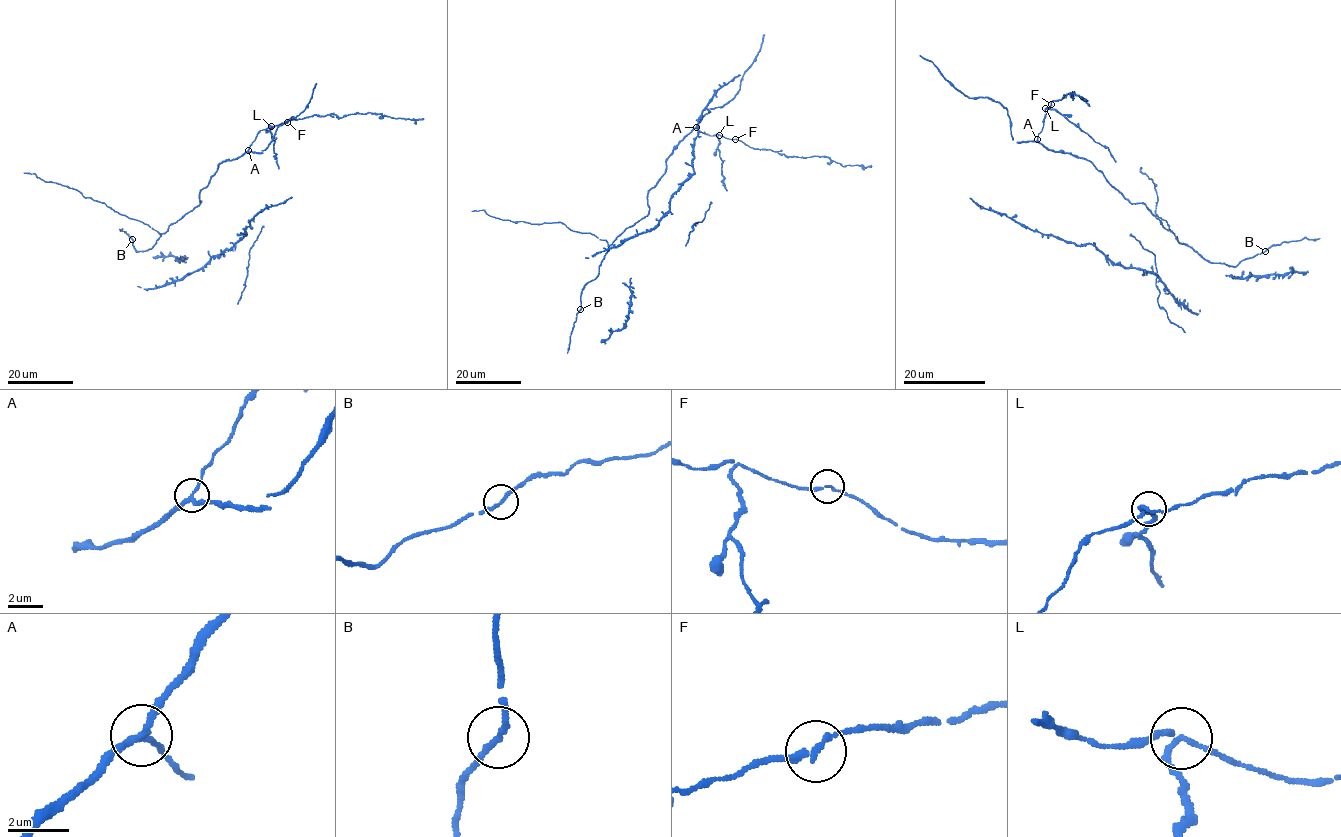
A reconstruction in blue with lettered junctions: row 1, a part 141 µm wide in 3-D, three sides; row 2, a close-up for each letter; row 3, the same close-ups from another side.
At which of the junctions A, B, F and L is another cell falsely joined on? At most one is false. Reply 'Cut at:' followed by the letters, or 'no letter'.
Cut at: L

